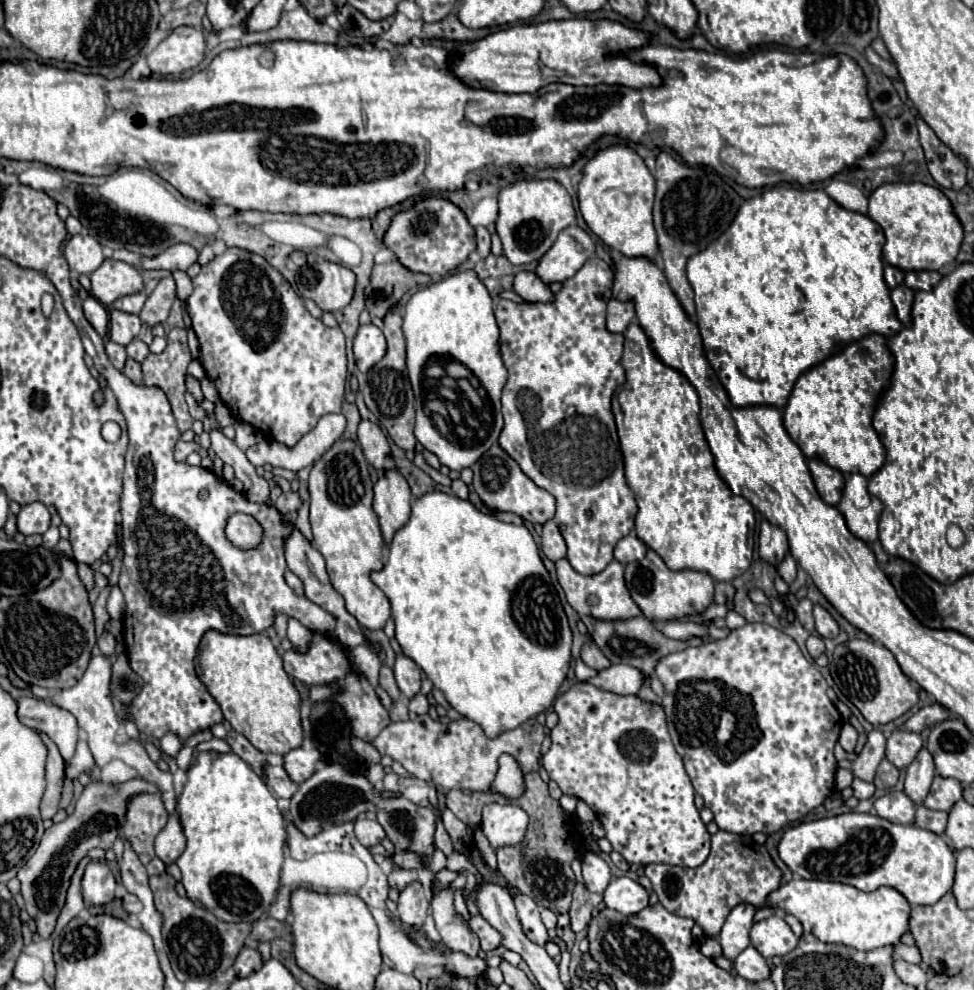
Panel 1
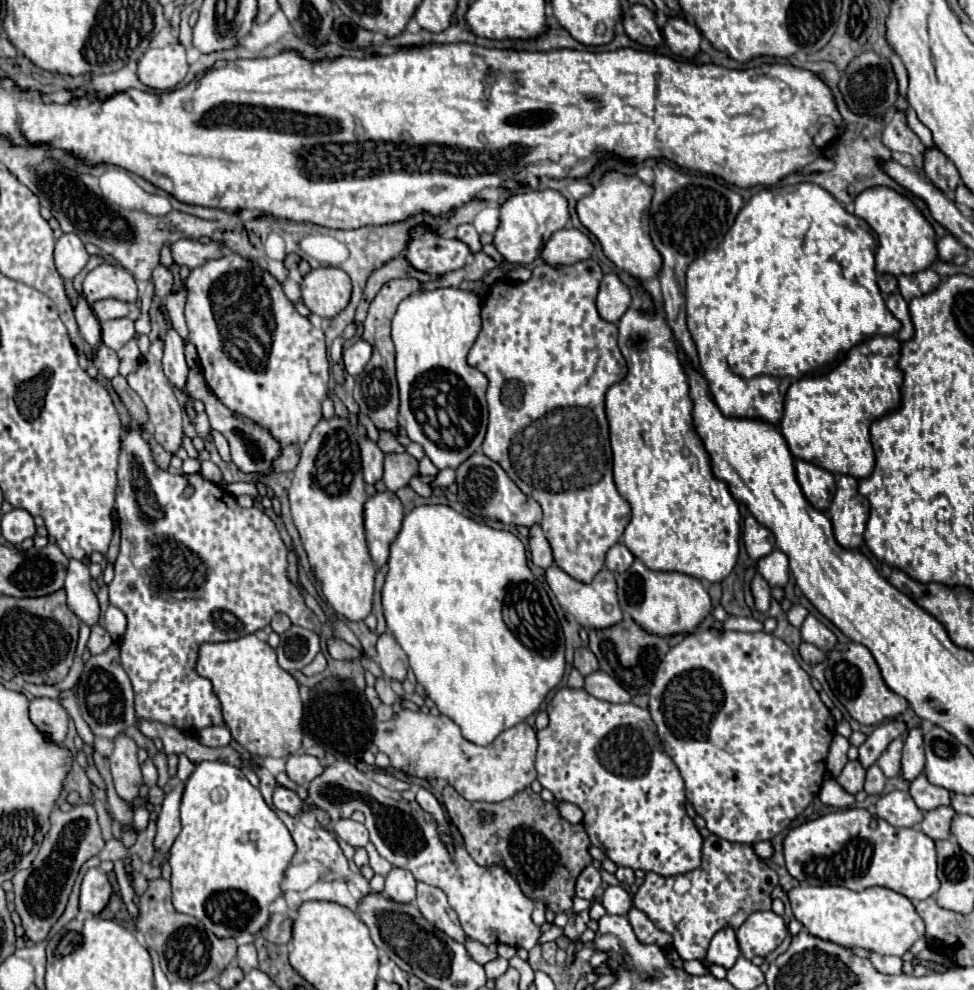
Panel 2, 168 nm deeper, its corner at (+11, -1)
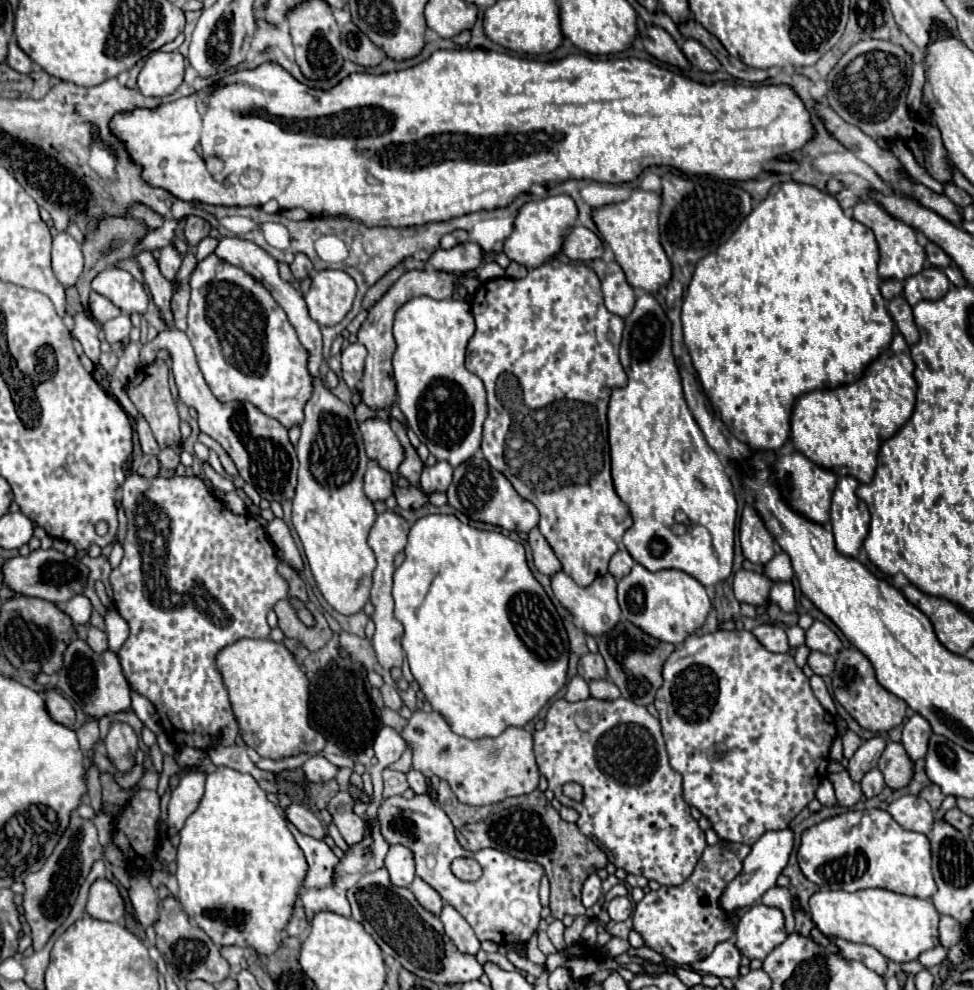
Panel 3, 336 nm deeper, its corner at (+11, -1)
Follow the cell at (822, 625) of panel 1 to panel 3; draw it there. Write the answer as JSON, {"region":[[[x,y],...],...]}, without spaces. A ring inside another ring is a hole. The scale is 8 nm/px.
{"region":[[[814,622],[808,630],[806,630],[806,646],[810,650],[818,650],[830,656],[838,656],[842,642],[840,638],[824,624],[824,622]]]}

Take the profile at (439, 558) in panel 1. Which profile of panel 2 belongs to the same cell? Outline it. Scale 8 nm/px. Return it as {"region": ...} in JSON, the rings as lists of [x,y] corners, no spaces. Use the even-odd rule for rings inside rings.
{"region":[[[422,504],[404,516],[402,528],[400,528],[398,536],[394,538],[394,542],[390,544],[388,574],[386,574],[386,580],[382,586],[382,608],[384,608],[384,618],[388,624],[388,630],[394,634],[394,638],[402,646],[402,650],[408,654],[410,668],[414,670],[416,680],[424,686],[426,696],[438,706],[438,710],[444,716],[452,718],[460,726],[462,736],[466,740],[470,740],[478,746],[486,746],[486,744],[494,742],[494,738],[502,730],[512,728],[512,726],[524,722],[530,714],[534,714],[540,708],[542,700],[548,696],[548,692],[552,688],[556,688],[556,684],[564,676],[566,662],[564,662],[562,628],[560,628],[558,616],[550,604],[550,598],[548,598],[542,582],[528,568],[526,548],[520,542],[520,538],[508,530],[496,530],[488,524],[474,522],[472,518],[466,518],[464,514],[456,512],[454,508],[450,508],[446,504]]]}

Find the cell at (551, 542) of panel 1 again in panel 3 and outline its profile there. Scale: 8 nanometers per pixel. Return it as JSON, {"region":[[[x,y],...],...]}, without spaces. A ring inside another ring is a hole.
{"region":[[[534,528],[534,530],[530,530],[528,536],[530,536],[530,538],[528,538],[528,544],[530,544],[530,548],[532,548],[534,564],[536,564],[538,572],[542,572],[542,574],[546,574],[546,576],[552,576],[552,574],[560,572],[560,570],[562,570],[562,564],[560,564],[560,560],[556,558],[556,554],[552,552],[550,544],[546,542],[546,538],[540,534],[540,530]]]}

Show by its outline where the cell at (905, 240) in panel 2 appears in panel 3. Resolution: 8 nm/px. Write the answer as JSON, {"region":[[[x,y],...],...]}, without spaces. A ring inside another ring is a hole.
{"region":[[[860,202],[858,206],[854,206],[854,218],[868,226],[874,236],[876,236],[876,242],[880,246],[880,262],[878,262],[878,274],[882,280],[888,280],[888,278],[894,278],[894,280],[906,280],[914,274],[918,274],[924,266],[924,260],[926,260],[926,254],[924,254],[924,248],[918,244],[916,240],[916,230],[896,218],[892,218],[882,206],[878,206],[876,202]]]}

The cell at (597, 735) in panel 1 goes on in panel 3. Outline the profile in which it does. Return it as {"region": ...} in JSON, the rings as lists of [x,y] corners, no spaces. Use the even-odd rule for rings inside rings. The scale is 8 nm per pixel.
{"region":[[[588,698],[582,702],[556,700],[544,718],[546,726],[534,732],[534,754],[540,772],[548,780],[548,788],[564,804],[578,812],[576,826],[582,834],[594,836],[612,856],[616,868],[628,874],[656,880],[662,886],[680,886],[700,860],[706,838],[704,830],[690,814],[690,806],[682,798],[682,776],[670,768],[666,744],[660,732],[660,720],[646,706],[638,706],[626,698],[612,702]],[[566,782],[578,782],[584,788],[584,800],[572,802],[562,794]]]}

